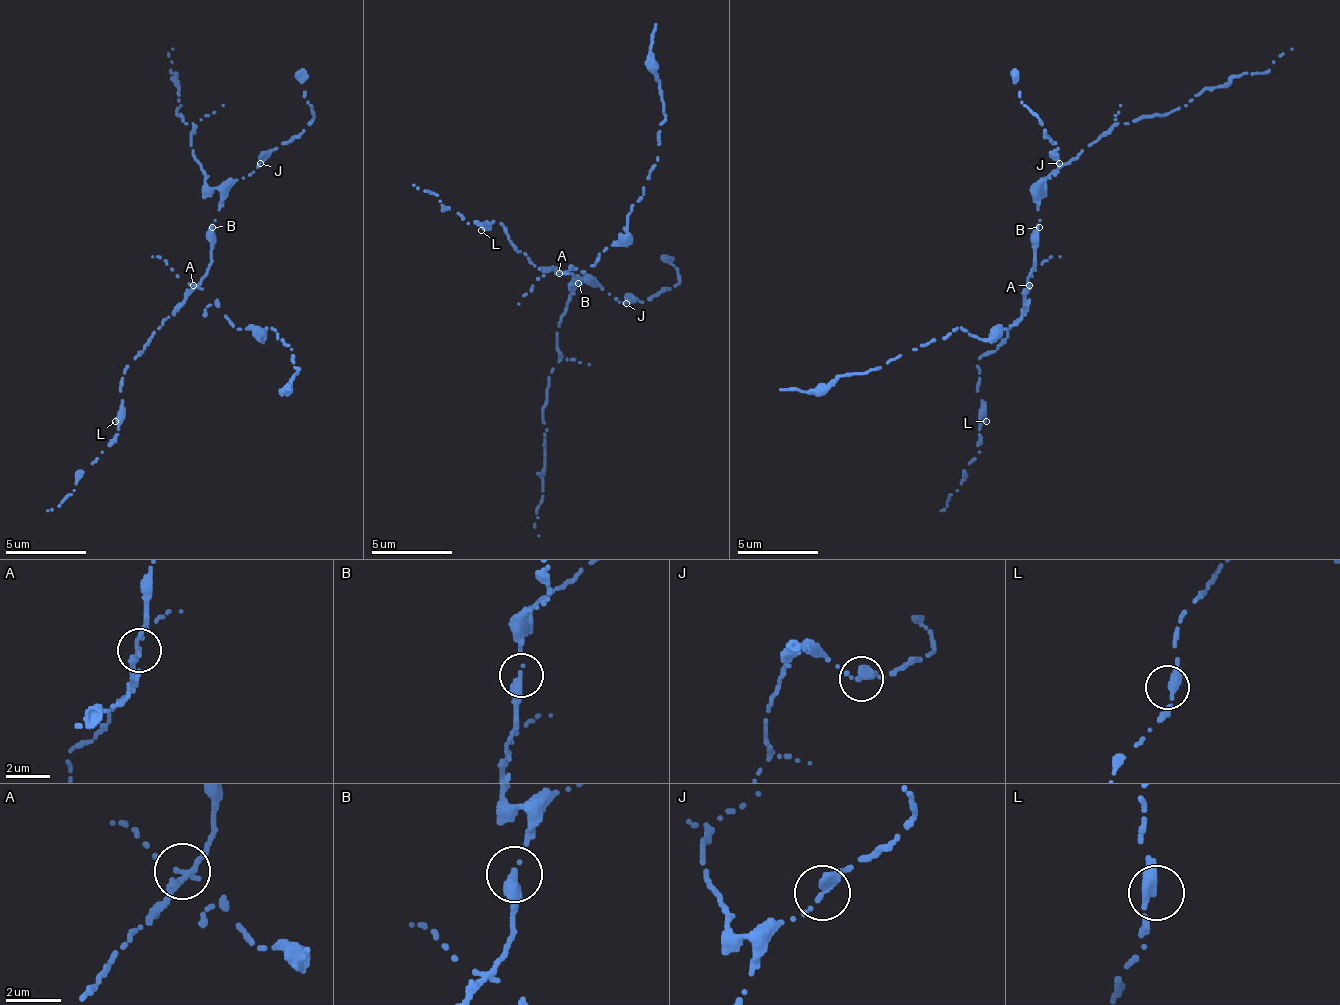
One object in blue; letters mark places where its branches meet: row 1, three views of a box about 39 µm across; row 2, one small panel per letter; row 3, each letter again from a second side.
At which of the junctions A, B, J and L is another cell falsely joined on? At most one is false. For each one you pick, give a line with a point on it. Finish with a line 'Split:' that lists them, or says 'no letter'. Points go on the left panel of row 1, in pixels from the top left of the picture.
A: Place: (193, 285)
Split: A

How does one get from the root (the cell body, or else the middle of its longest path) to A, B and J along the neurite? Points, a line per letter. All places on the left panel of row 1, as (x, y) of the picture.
A: (212, 259), (208, 271), (192, 284)
B: (212, 259), (212, 227)
J: (212, 259), (212, 223), (220, 211), (220, 195), (236, 179), (244, 179), (260, 163)

